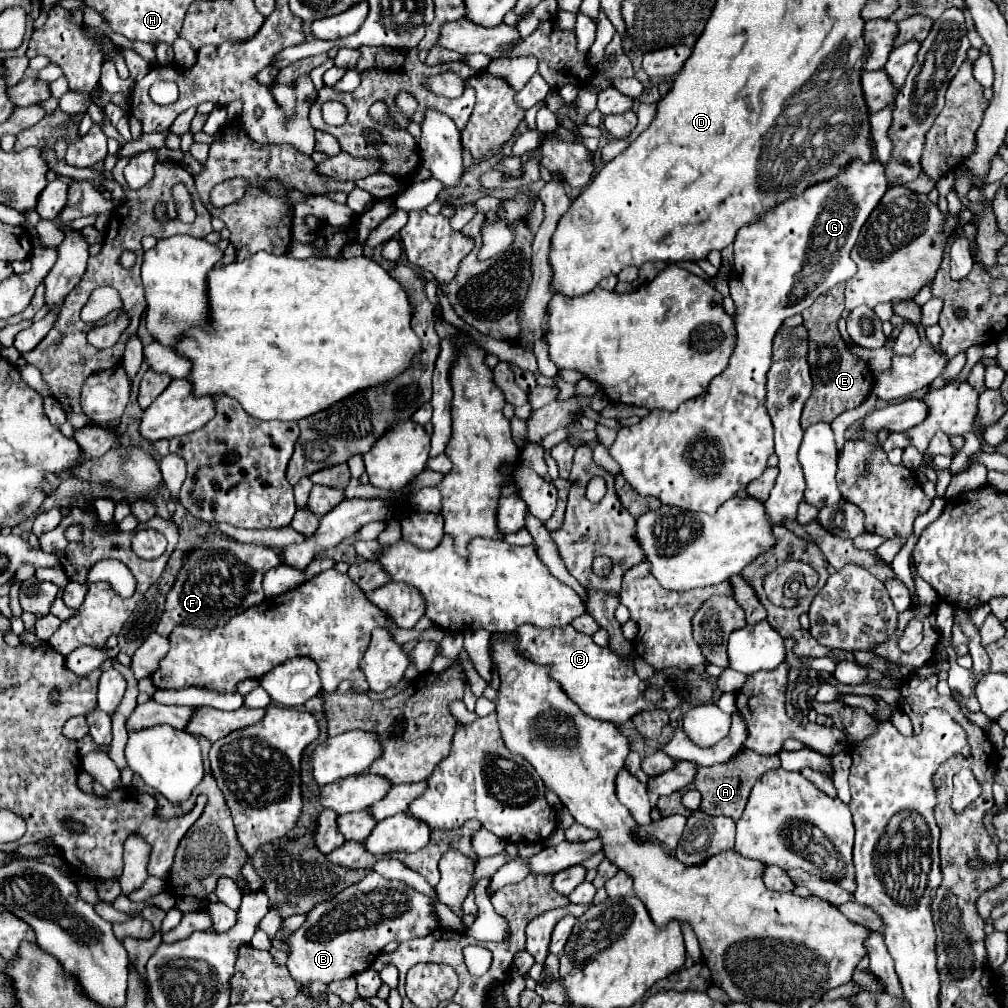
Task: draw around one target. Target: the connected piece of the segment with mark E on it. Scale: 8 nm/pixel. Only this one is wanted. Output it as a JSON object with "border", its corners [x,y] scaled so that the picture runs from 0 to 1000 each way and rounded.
{"border":[[[837,282],[827,284],[810,300],[796,310],[796,323],[802,327],[802,361],[806,367],[808,387],[802,395],[798,409],[796,409],[796,423],[802,425],[810,419],[825,419],[829,413],[833,413],[839,407],[845,407],[857,399],[861,389],[867,381],[867,371],[861,367],[859,359],[853,359],[853,355],[847,355],[841,347],[839,339],[835,337],[831,329],[831,317],[837,308]]]}

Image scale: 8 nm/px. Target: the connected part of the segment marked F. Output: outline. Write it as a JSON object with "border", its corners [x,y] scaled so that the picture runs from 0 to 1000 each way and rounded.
{"border":[[[204,534],[183,558],[173,583],[165,591],[165,605],[159,613],[157,629],[169,631],[169,627],[179,619],[188,619],[206,625],[222,621],[230,611],[240,609],[248,601],[254,601],[262,595],[262,567],[278,560],[278,554],[264,542],[238,540],[220,534]]]}

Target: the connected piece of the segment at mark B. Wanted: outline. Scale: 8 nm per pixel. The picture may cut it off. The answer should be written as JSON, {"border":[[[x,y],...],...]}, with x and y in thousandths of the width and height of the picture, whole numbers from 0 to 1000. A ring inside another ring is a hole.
{"border":[[[367,865],[357,875],[333,887],[333,891],[312,899],[304,907],[300,921],[284,933],[288,938],[286,962],[302,980],[306,980],[308,972],[327,976],[329,972],[347,970],[365,962],[385,935],[409,933],[429,923],[433,923],[433,911],[425,887],[413,885],[399,873],[385,873],[375,865]]]}

